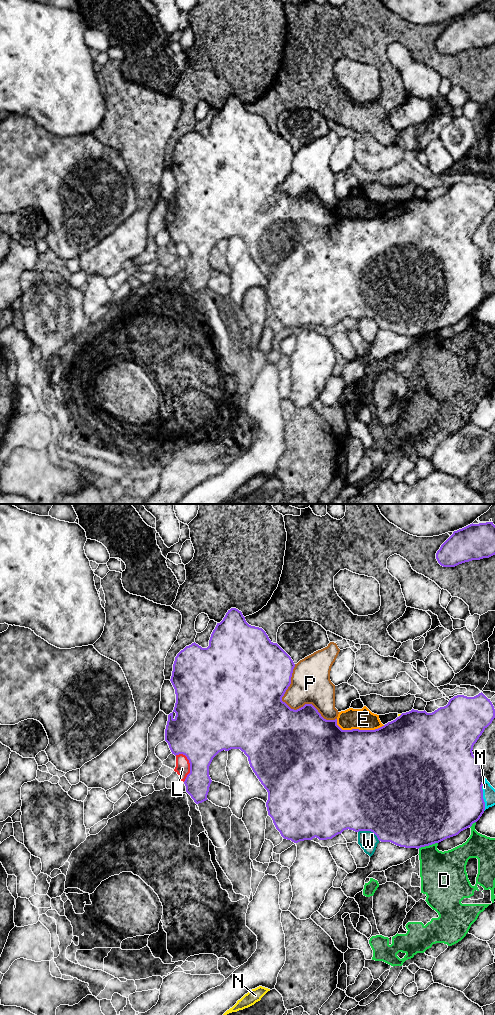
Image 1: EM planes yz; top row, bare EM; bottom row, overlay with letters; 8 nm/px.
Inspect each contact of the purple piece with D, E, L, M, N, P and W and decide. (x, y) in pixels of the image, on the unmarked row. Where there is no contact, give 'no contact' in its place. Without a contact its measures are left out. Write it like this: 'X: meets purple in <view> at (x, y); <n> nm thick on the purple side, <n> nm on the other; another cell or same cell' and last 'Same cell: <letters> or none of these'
D: meets purple in yz at (427, 333); 500 nm thick on the purple side, 340 nm on the other; another cell
E: meets purple in yz at (358, 217); 500 nm thick on the purple side, 180 nm on the other; another cell
L: meets purple in yz at (190, 254); 380 nm thick on the purple side, 120 nm on the other; another cell
M: meets purple in yz at (482, 282); 500 nm thick on the purple side, 100 nm on the other; another cell
N: meets purple in yz at (400, 203); 500 nm thick on the purple side, 20 nm on the other; another cell
P: meets purple in yz at (292, 197); 500 nm thick on the purple side, 320 nm on the other; another cell
W: meets purple in yz at (369, 318); 500 nm thick on the purple side, 150 nm on the other; another cell
Same cell: none of these

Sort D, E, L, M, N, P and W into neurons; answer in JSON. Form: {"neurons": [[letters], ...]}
{"neurons": [["D", "E", "M"], ["L"], ["N"], ["P"], ["W"]]}

